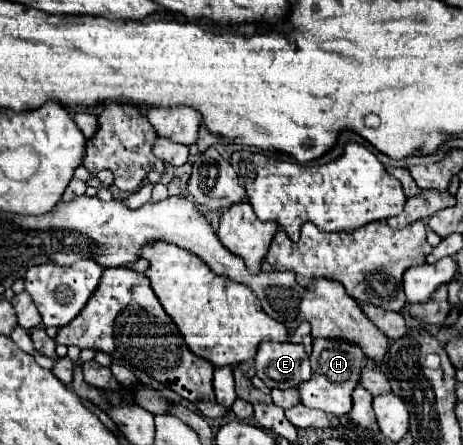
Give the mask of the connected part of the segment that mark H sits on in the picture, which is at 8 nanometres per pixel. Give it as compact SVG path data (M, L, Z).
M315 338L313 340L313 352L309 356L311 360L311 370L313 376L309 382L303 382L299 386L301 390L301 402L309 408L319 408L325 410L333 416L345 416L351 412L351 394L355 390L355 386L359 384L359 376L361 376L361 366L359 364L367 364L367 356L363 354L363 350L343 338Z

